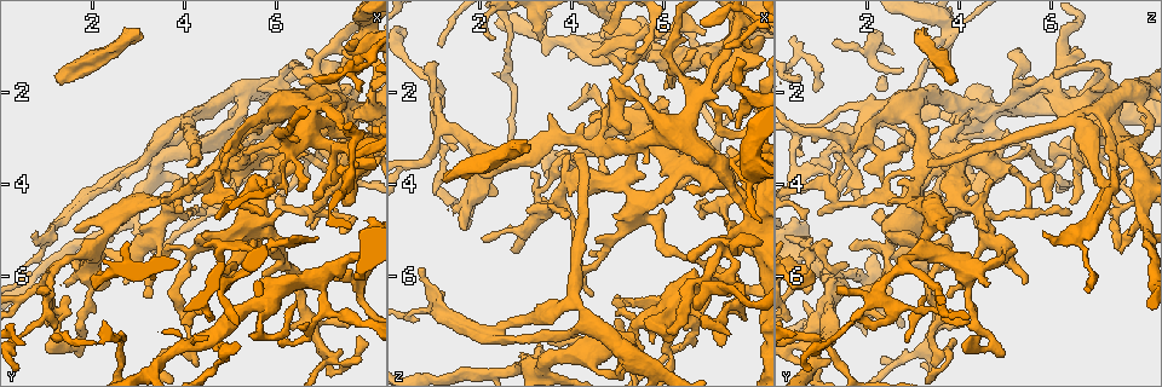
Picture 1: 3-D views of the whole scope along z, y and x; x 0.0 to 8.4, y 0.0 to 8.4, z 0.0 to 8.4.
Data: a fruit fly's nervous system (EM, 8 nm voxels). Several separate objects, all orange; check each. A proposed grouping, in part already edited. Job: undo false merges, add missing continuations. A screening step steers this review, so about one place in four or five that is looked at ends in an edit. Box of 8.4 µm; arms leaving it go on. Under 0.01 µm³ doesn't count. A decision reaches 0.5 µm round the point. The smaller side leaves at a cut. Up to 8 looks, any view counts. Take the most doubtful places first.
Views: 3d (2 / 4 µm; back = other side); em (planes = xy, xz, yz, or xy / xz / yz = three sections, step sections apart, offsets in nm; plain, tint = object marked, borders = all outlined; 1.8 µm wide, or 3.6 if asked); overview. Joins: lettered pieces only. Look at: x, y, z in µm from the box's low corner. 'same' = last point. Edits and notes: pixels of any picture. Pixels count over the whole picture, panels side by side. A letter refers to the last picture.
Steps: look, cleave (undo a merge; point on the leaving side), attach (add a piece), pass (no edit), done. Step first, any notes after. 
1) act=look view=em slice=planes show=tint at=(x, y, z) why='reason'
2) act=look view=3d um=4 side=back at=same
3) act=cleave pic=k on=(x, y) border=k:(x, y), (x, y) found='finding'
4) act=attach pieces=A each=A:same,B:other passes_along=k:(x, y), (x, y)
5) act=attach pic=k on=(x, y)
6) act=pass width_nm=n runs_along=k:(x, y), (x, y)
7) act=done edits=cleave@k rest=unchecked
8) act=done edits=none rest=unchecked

act=look view=3d um=2 at=(5.10, 2.70, 7.35) why='abrupt turn'

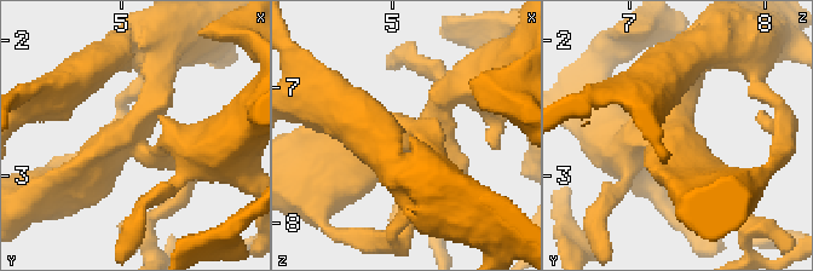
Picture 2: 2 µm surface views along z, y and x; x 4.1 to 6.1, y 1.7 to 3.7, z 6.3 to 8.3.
act=look view=em slice=planes show=tint at=(5.12, 2.70, 7.38) arms=4

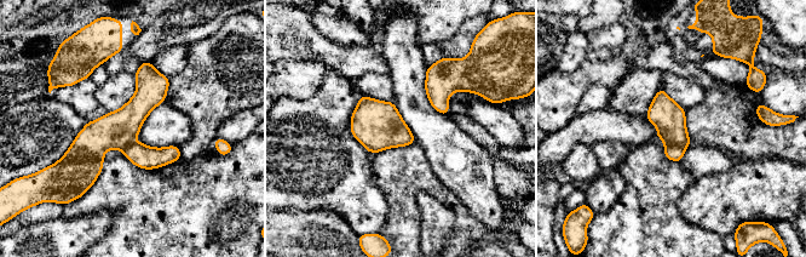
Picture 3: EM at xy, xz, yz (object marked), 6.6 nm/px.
act=look view=em slice=planes show=borders at=same

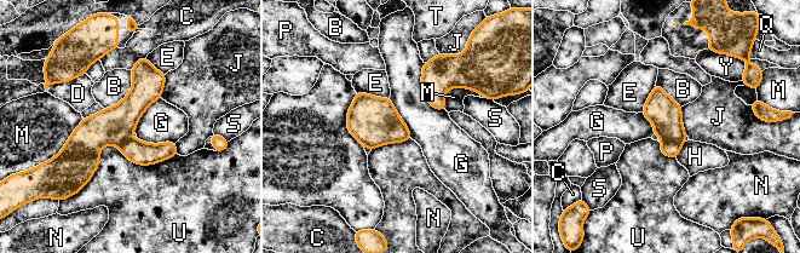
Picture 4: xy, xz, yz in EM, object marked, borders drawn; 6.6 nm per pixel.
act=pass each=B:other,C:other,D:other,E:other,G:other,H:other,J:other,M:other,N:other,P:other,Q:other,S:other,T:other,U:other,Y:other border=4:(424, 63), (424, 96), (445, 111) found='continuous, no second neuron'

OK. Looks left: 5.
act=look view=em slice=planes show=borders at=(2.30, 5.90, 0.80) why='branch stops here'

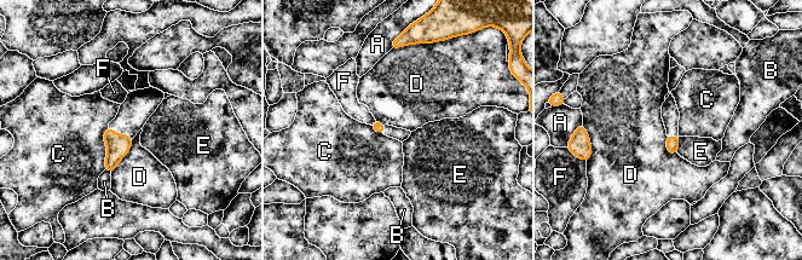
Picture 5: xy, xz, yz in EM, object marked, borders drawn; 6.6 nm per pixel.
act=pass each=A:other,B:other,C:other,D:other,E:other,F:other border=5:(133, 138), (131, 149), (110, 174) found='no lettered piece goes on from it'

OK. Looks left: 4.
act=look view=em slice=planes show=tint at=(1.10, 5.20, 6.65) why='arms part here'

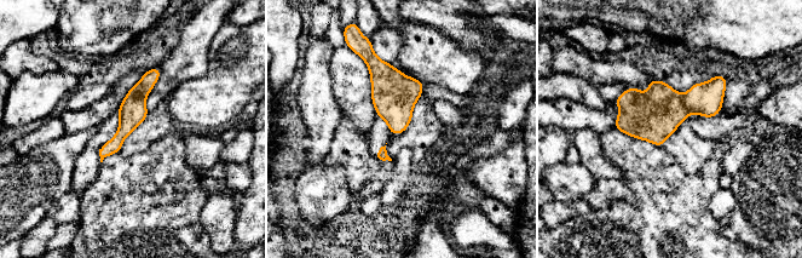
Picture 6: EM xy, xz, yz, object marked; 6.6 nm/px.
act=look view=em slice=planes show=borders at=same

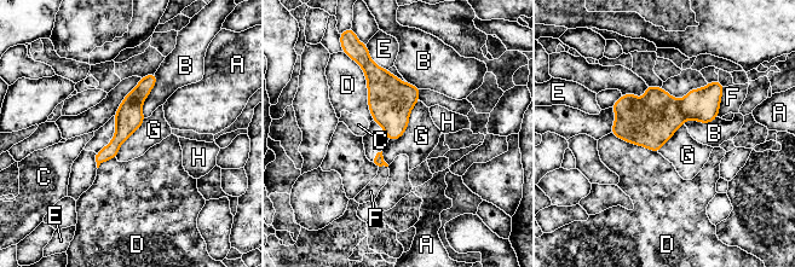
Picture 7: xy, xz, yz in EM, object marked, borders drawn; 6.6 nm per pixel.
act=cleave pic=7 on=(651, 123) each=A:other,B:other,C:other,D:other,E:other,F:other,G:other,H:other found='a second neuron is stuck on'

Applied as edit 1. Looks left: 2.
act=done edits=cleave@7 rest=unchecked

